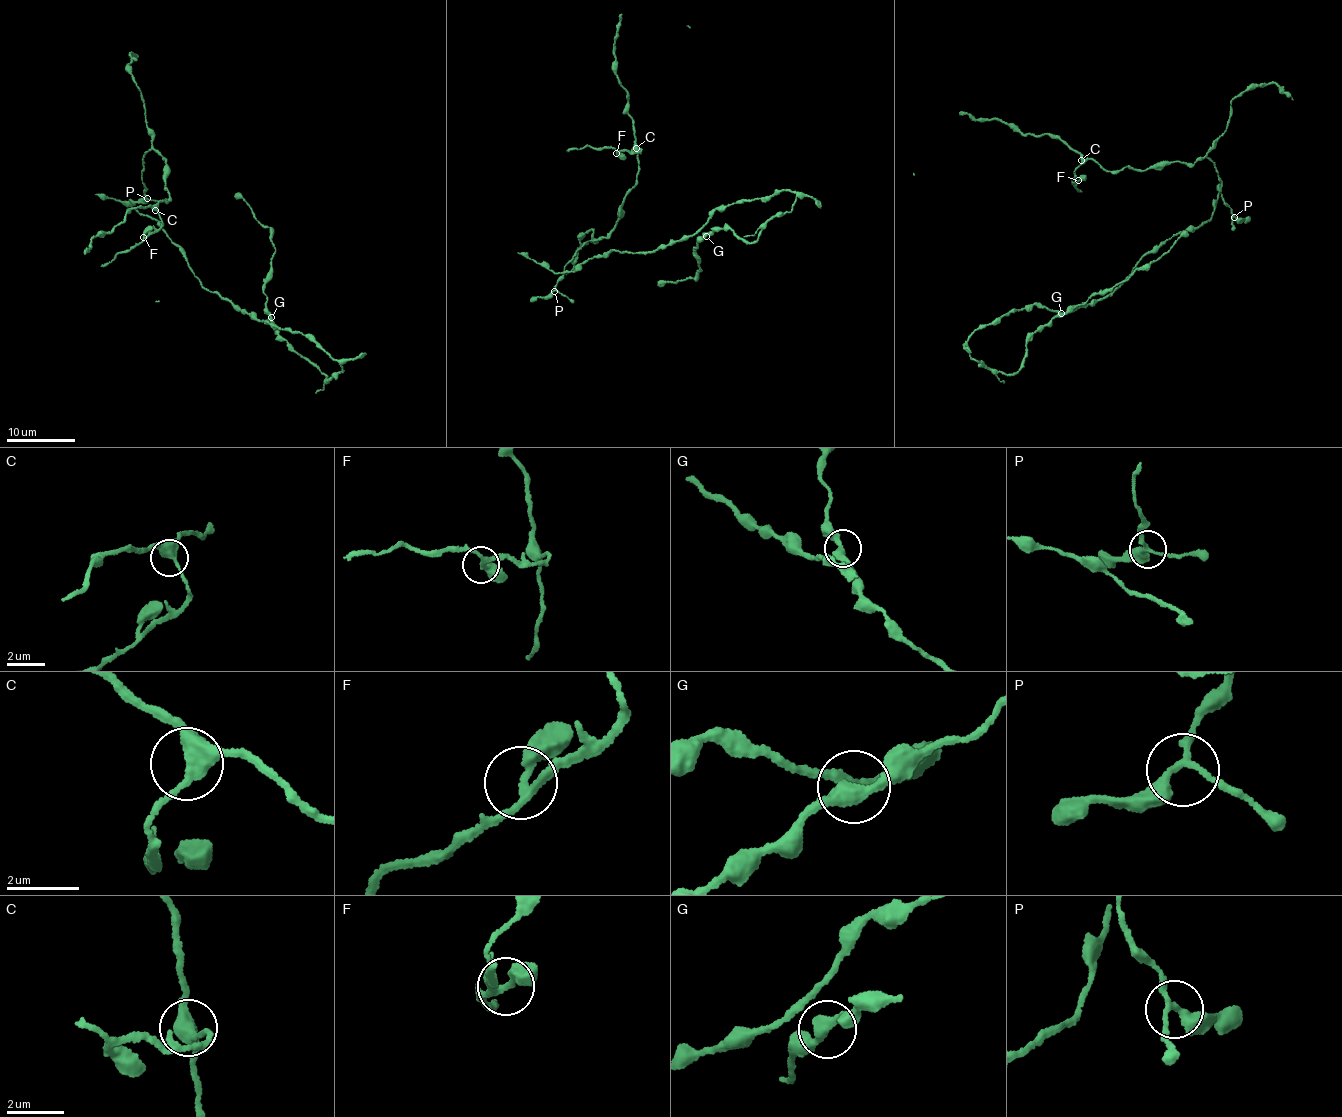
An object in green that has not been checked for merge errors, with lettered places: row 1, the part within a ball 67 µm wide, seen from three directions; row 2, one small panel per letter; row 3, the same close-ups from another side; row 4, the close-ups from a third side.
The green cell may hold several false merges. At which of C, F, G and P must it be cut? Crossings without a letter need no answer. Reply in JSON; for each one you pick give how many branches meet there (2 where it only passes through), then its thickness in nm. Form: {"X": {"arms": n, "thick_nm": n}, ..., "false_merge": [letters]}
{"false_merge": []}

